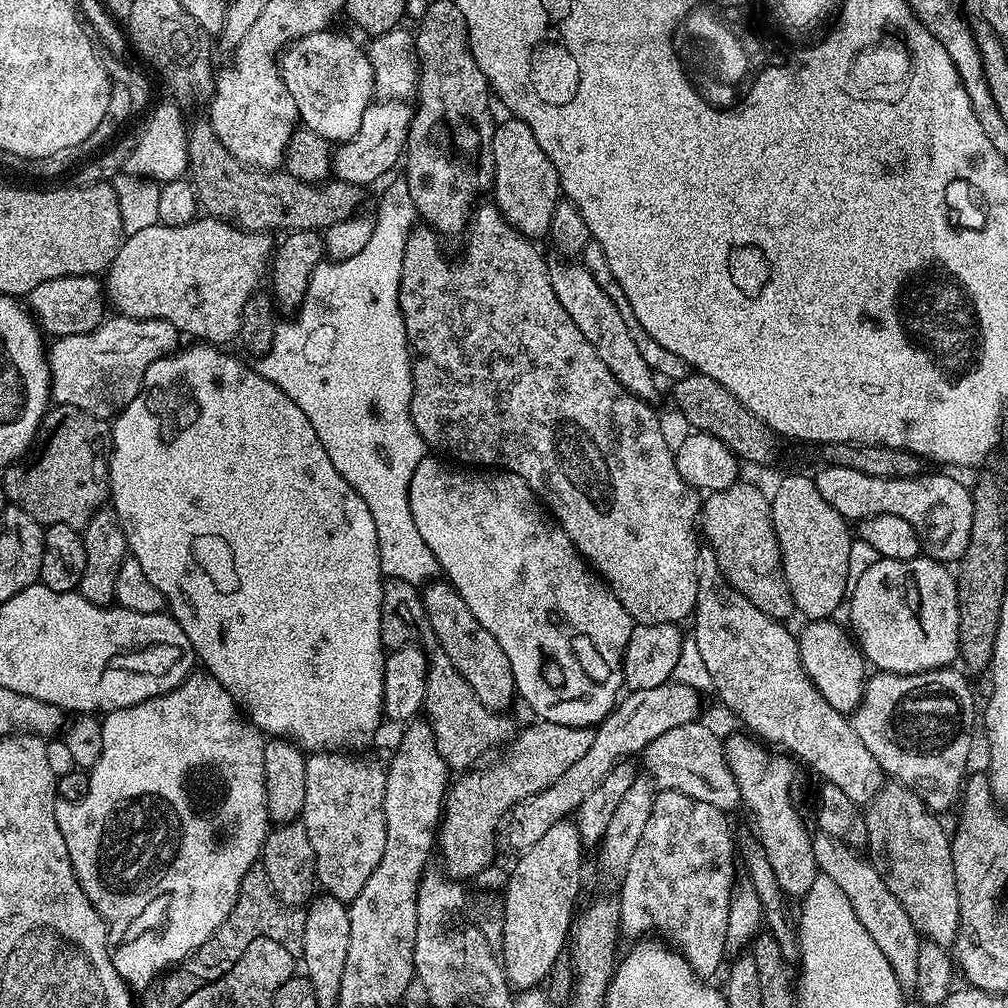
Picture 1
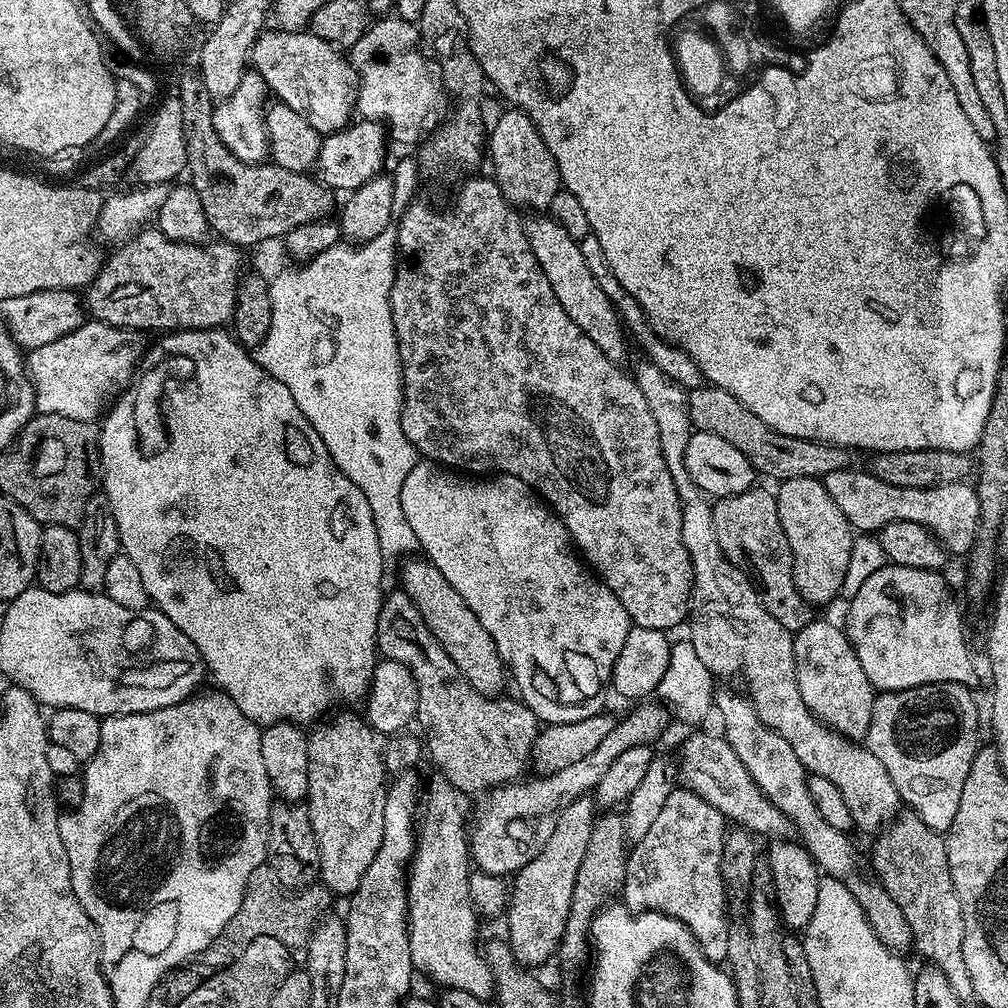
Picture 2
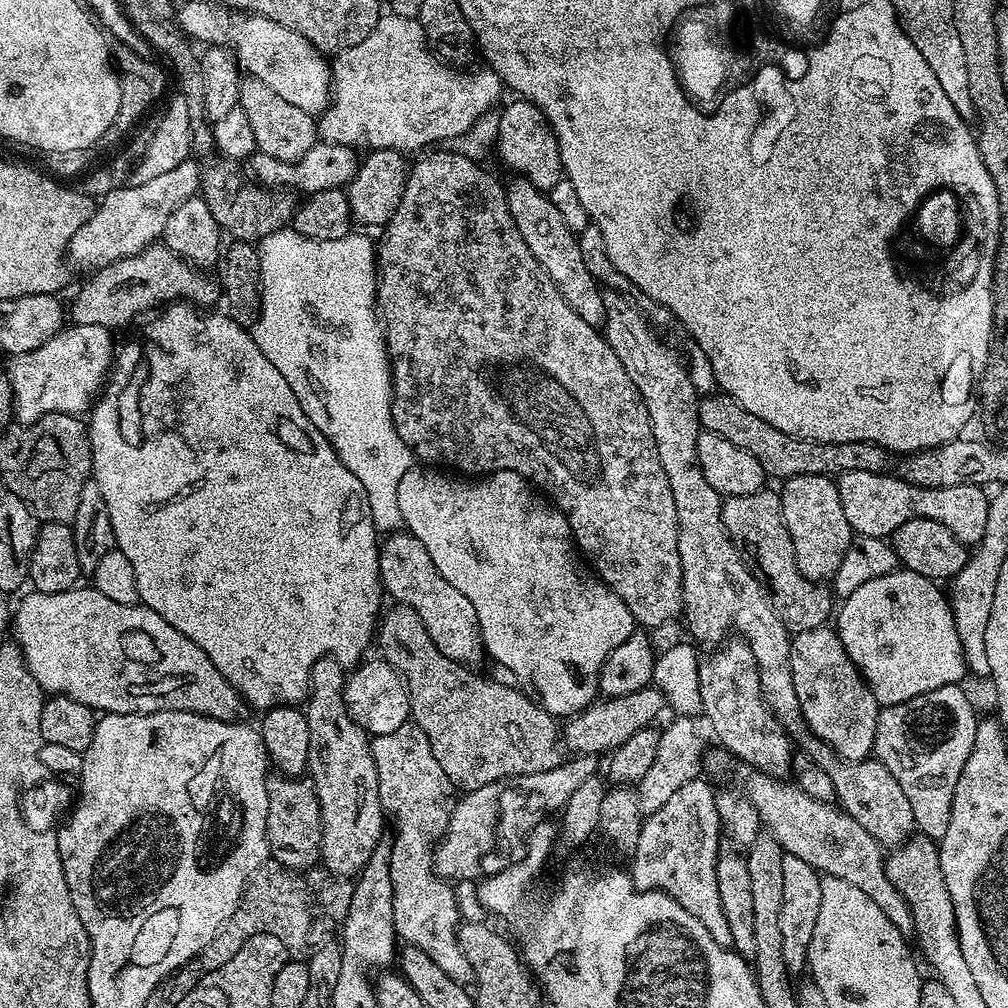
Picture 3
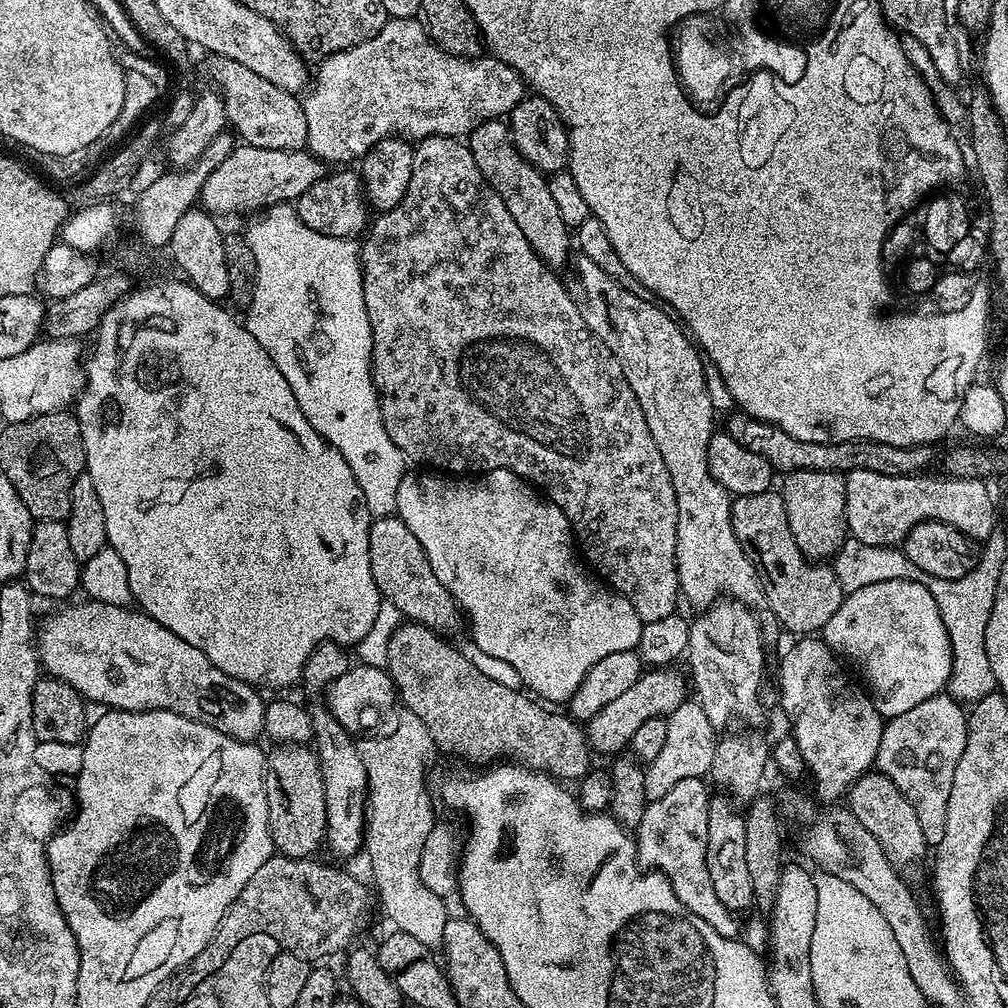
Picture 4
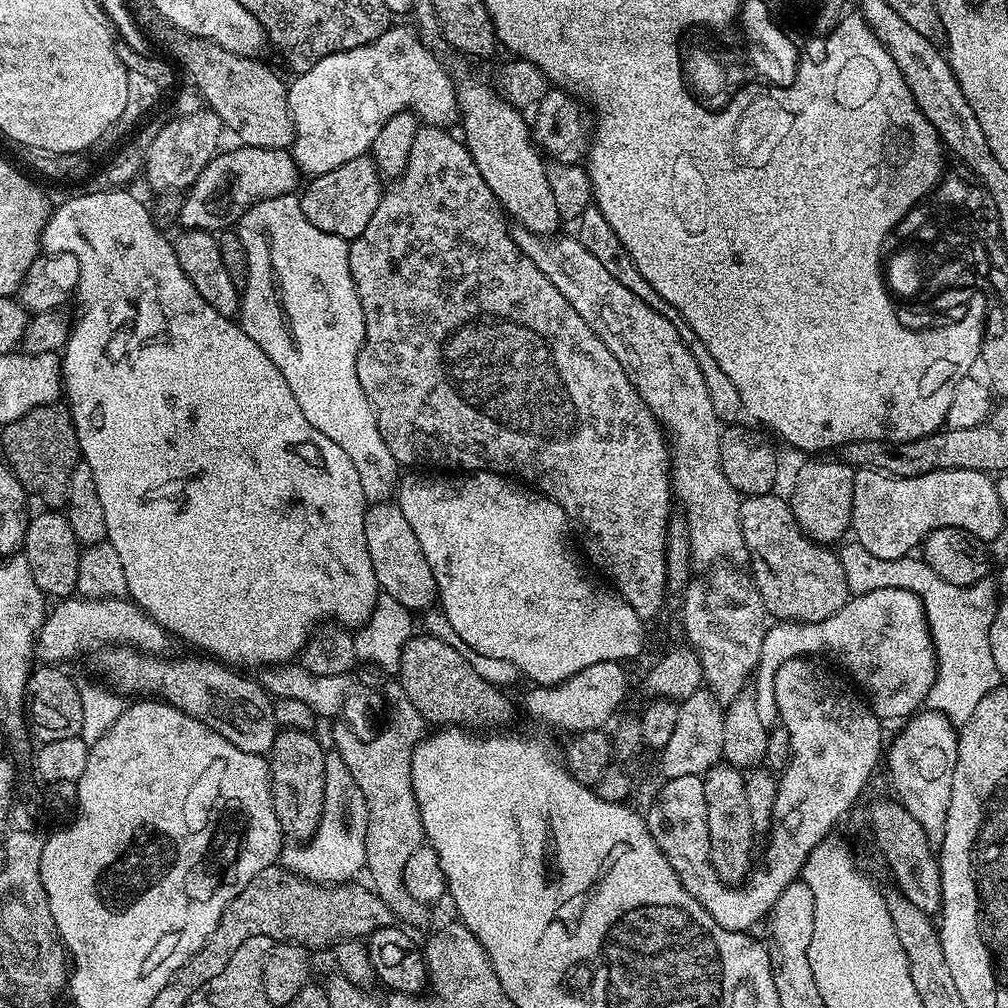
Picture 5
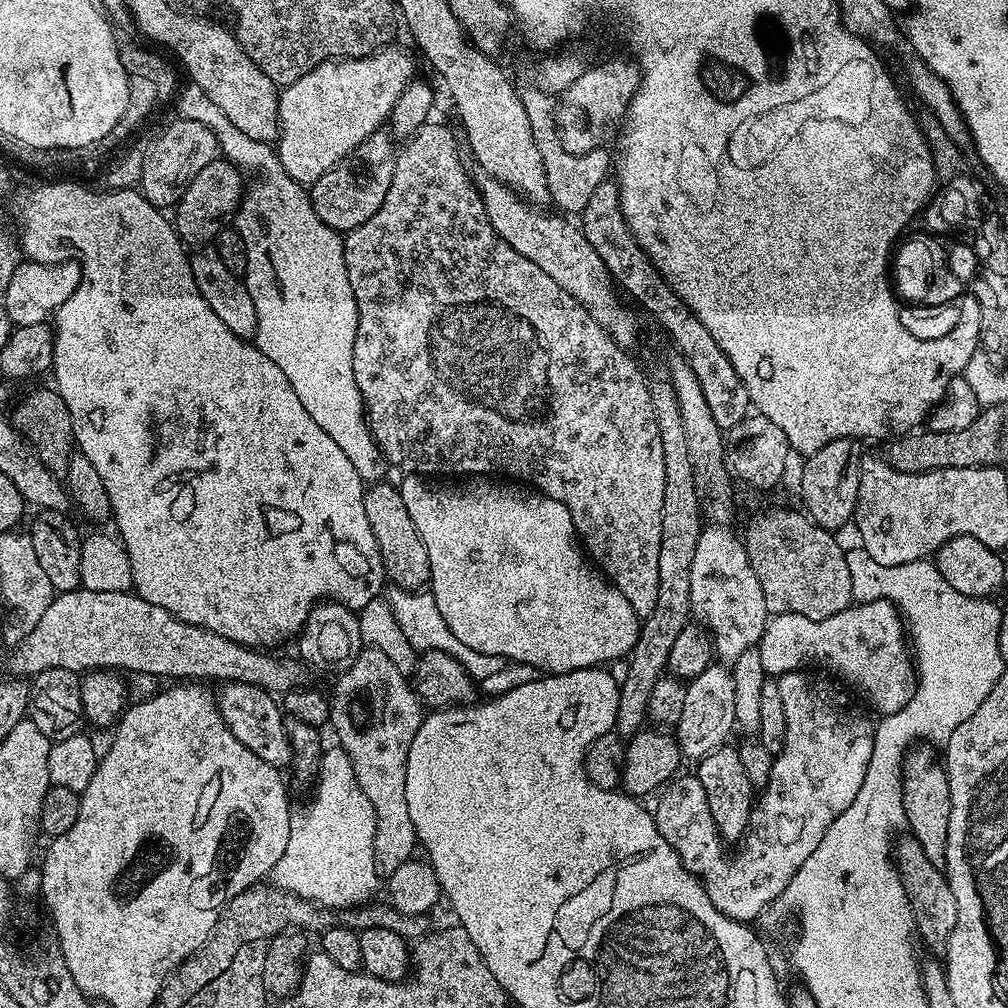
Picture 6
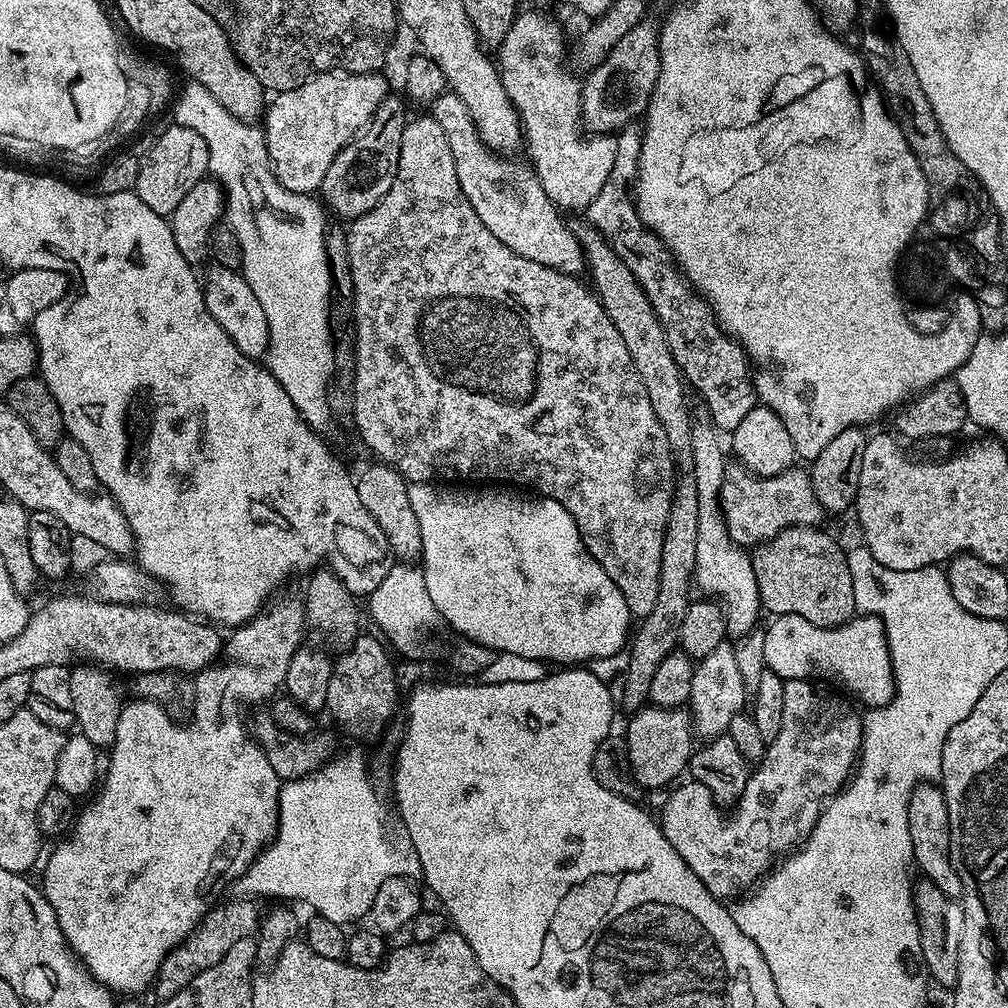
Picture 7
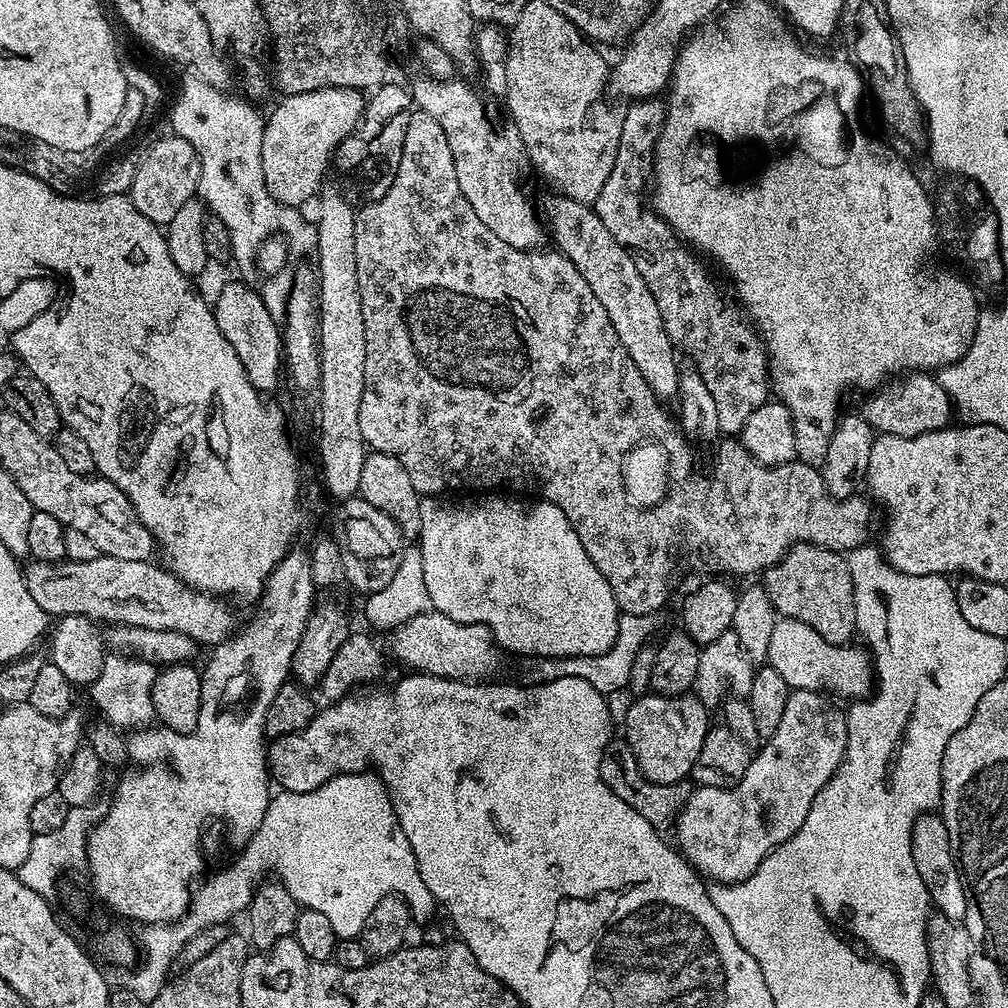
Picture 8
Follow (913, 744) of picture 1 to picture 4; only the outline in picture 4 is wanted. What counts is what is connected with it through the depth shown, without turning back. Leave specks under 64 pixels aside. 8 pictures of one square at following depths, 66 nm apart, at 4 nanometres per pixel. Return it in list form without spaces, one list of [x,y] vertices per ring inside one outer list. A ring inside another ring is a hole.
[[[948,694],[931,696],[926,702],[918,702],[918,706],[906,710],[906,714],[891,717],[882,730],[882,742],[878,746],[875,767],[889,776],[904,792],[904,796],[914,806],[914,814],[918,814],[918,822],[922,826],[922,834],[926,834],[926,842],[930,846],[942,842],[942,834],[946,834],[946,806],[950,806],[950,786],[954,786],[954,770],[958,770],[958,758],[962,758],[962,750],[966,750],[966,734],[968,733],[968,717],[961,701]]]

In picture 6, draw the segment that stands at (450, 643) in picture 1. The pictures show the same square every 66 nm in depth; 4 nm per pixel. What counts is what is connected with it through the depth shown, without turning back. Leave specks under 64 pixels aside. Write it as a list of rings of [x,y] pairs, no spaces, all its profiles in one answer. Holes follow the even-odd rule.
[[[372,482],[365,487],[366,518],[370,518],[370,526],[374,530],[374,538],[382,554],[387,579],[397,588],[420,590],[432,578],[430,558],[426,554],[426,542],[422,542],[414,521],[410,519],[410,513],[406,511],[406,502],[402,502],[399,487],[395,483],[388,483]]]

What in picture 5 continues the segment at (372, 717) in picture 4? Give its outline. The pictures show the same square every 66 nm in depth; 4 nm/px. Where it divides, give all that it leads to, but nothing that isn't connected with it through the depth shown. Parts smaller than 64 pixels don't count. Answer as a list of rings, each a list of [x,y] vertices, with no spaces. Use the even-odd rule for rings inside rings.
[[[289,662],[275,666],[264,666],[259,669],[258,682],[264,687],[265,692],[276,700],[282,698],[298,698],[298,702],[306,702],[317,714],[317,717],[336,716],[343,710],[348,717],[347,723],[356,732],[363,733],[364,728],[372,724],[372,716],[381,715],[382,696],[379,691],[368,692],[364,684],[355,680],[355,675],[319,676],[306,670],[299,663]]]

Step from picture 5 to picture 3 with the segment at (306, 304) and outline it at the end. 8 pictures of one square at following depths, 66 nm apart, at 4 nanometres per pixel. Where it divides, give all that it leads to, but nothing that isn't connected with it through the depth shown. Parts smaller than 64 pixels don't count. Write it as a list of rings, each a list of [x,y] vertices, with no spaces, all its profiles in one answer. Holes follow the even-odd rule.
[[[285,226],[272,232],[259,241],[258,249],[261,258],[261,314],[250,329],[252,337],[258,342],[258,350],[270,358],[271,364],[277,368],[278,374],[286,378],[290,390],[294,390],[294,398],[298,398],[298,406],[318,426],[320,433],[328,439],[330,446],[338,454],[338,458],[362,482],[362,490],[366,490],[366,498],[370,502],[370,514],[377,533],[391,534],[403,525],[402,510],[398,510],[398,482],[402,482],[402,474],[414,466],[412,451],[398,438],[398,430],[394,430],[392,421],[392,364],[388,360],[388,347],[384,341],[384,325],[376,307],[376,282],[378,279],[378,248],[368,236],[349,234],[333,240],[311,240],[298,234],[292,227]]]

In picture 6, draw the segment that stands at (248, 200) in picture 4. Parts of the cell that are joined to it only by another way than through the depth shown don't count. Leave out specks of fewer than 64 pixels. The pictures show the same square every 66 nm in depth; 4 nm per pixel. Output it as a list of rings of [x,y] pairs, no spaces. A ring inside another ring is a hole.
[[[223,158],[211,160],[194,177],[194,182],[186,186],[186,194],[182,194],[182,198],[174,206],[174,227],[185,245],[200,246],[205,243],[204,236],[215,237],[222,224],[220,220],[226,219],[227,216],[229,219],[235,213],[245,191],[245,177],[236,165]]]

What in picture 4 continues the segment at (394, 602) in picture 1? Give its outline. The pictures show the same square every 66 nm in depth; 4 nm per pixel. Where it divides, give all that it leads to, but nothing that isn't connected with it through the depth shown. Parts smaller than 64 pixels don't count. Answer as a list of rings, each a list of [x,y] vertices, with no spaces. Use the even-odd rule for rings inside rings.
[[[403,622],[390,638],[389,658],[386,670],[396,683],[399,703],[407,711],[418,714],[437,749],[453,752],[476,766],[488,766],[493,762],[508,761],[522,764],[533,772],[547,772],[561,782],[579,782],[593,767],[593,753],[588,746],[585,729],[571,715],[551,712],[551,707],[537,702],[527,691],[511,689],[486,678],[464,657],[459,647],[451,648],[439,632],[431,632],[415,622]]]

